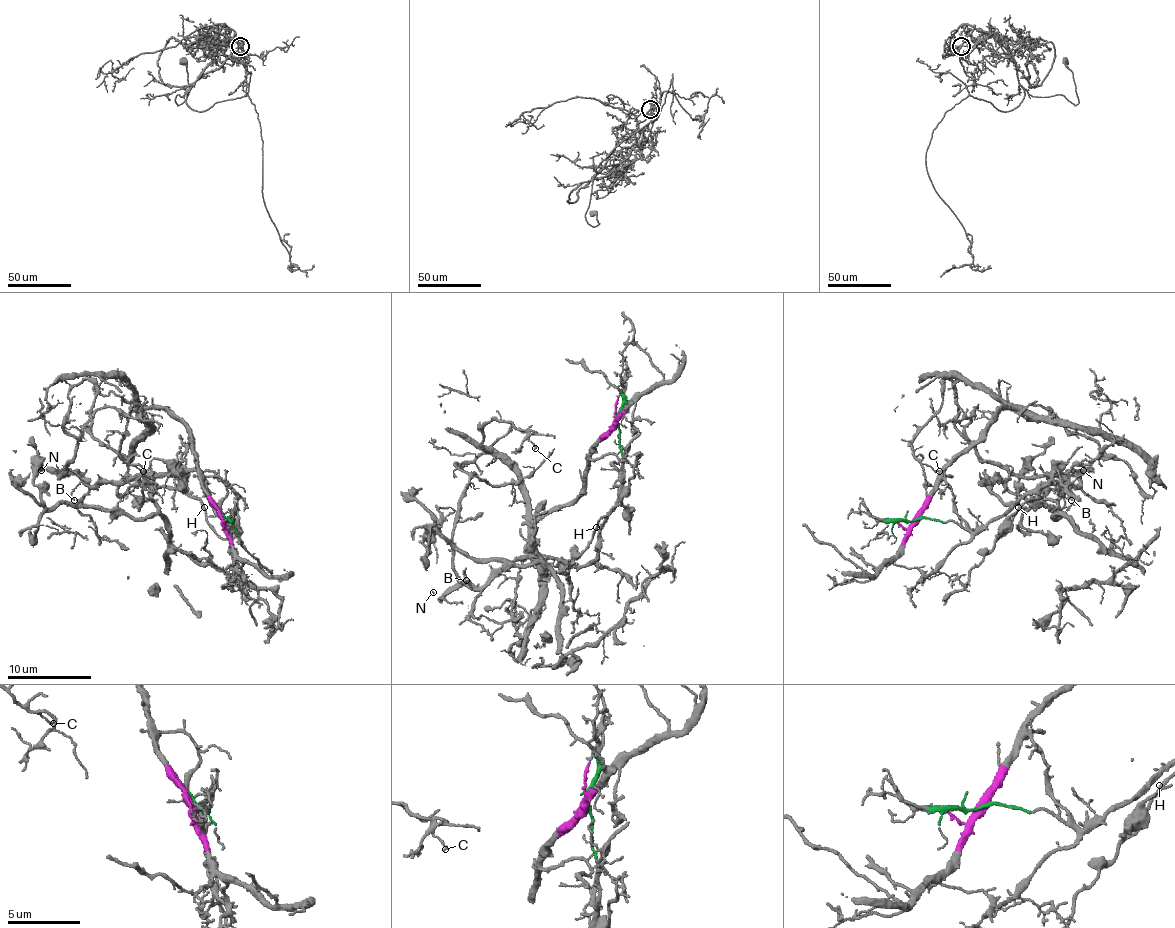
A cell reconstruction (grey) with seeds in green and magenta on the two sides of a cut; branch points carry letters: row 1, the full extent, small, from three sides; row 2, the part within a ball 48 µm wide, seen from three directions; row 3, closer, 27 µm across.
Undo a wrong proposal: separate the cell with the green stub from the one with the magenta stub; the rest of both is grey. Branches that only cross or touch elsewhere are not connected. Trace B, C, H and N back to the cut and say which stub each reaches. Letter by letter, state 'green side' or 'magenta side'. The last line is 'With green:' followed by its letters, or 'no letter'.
B: green side
C: green side
H: green side
N: green side
With green: B, C, H, N

